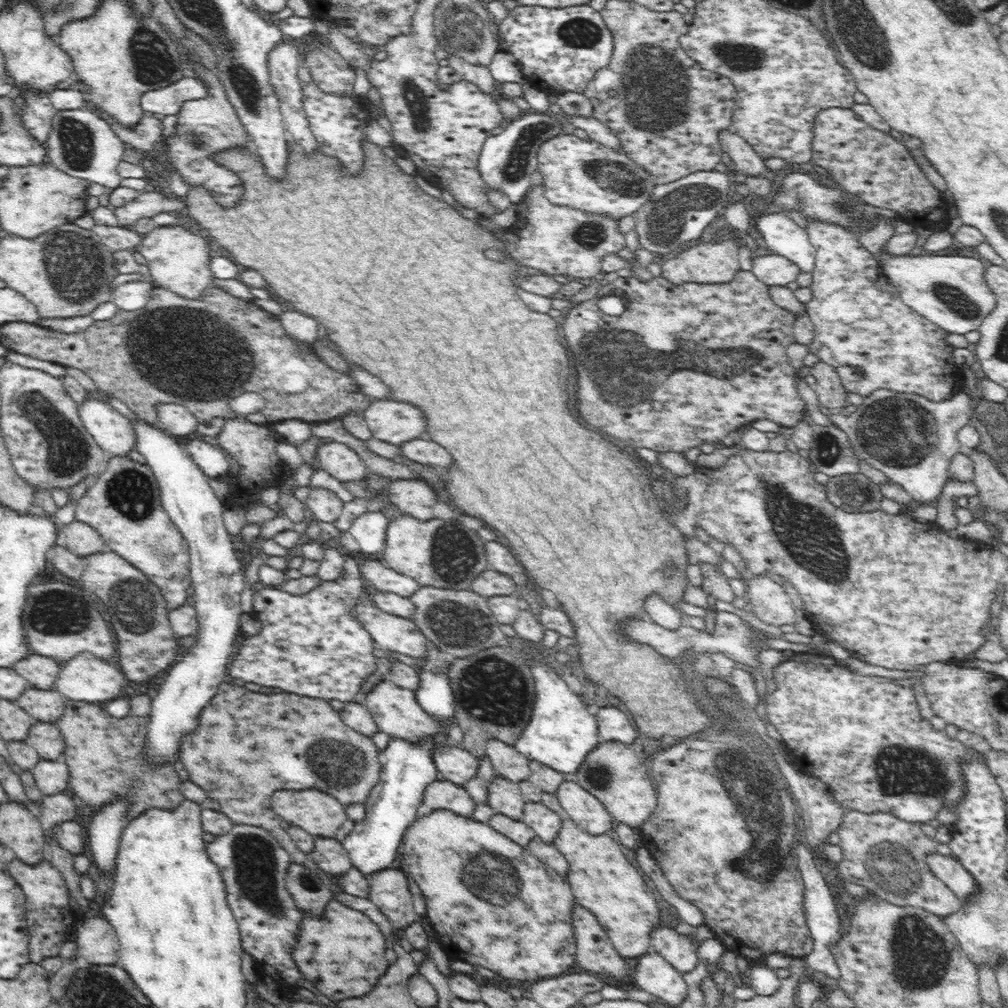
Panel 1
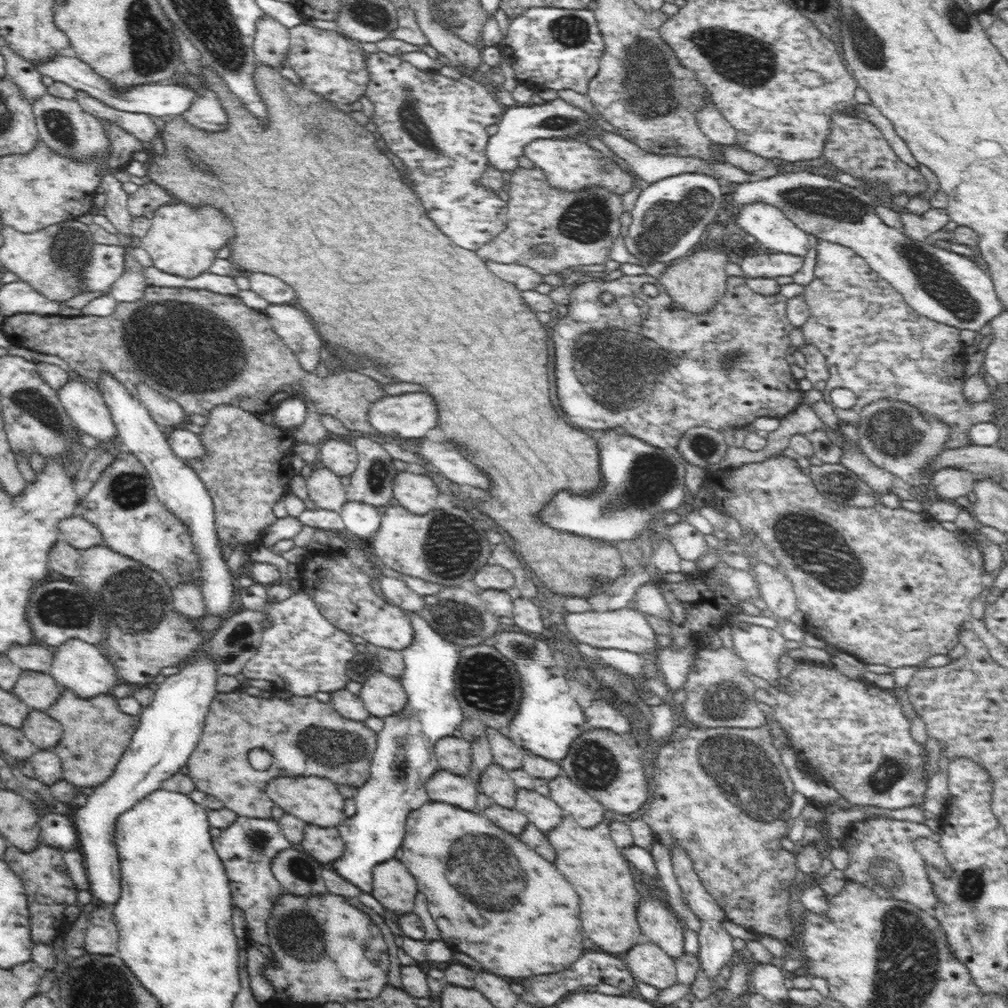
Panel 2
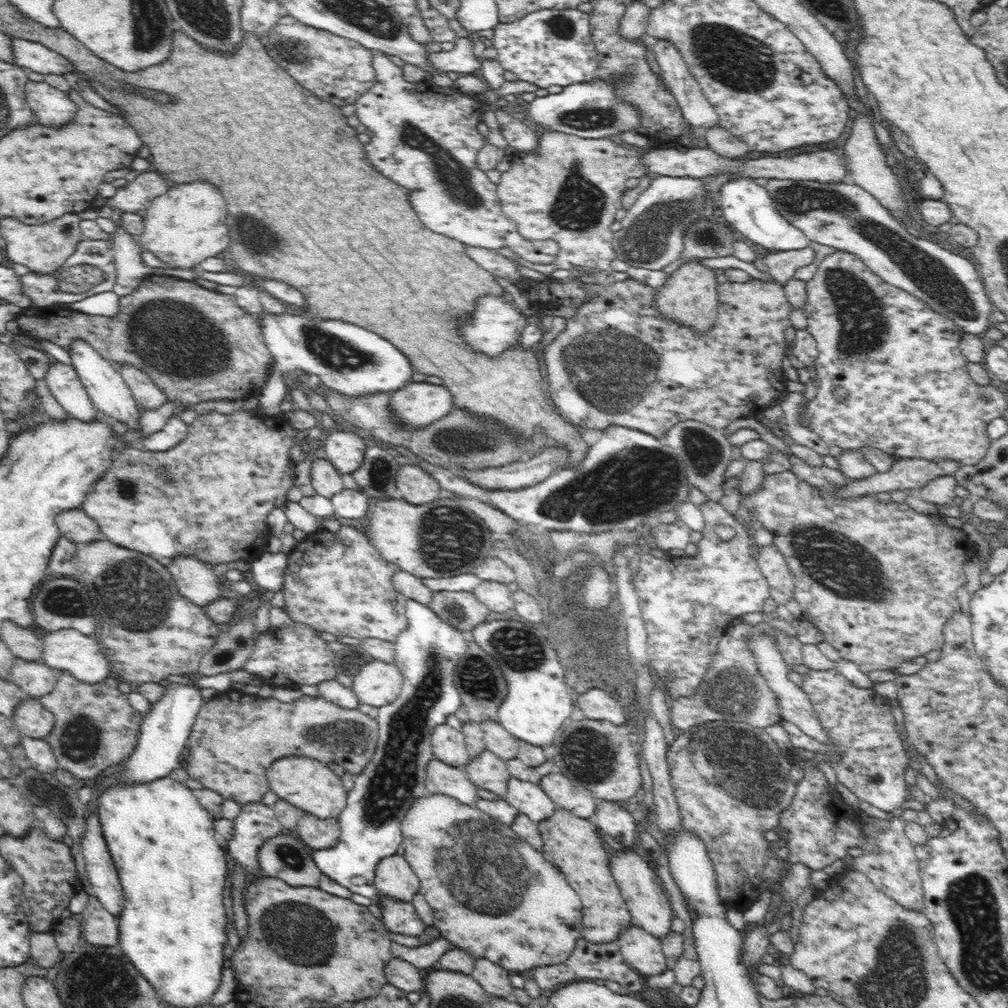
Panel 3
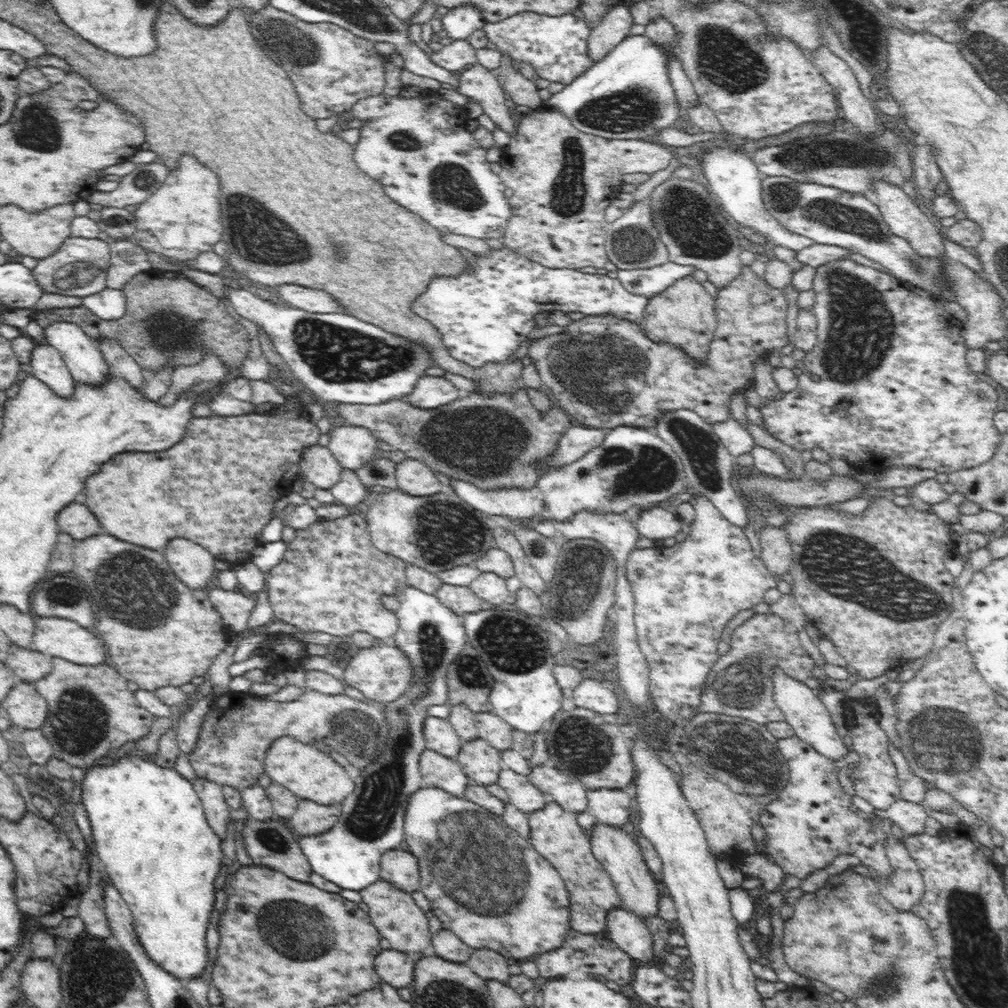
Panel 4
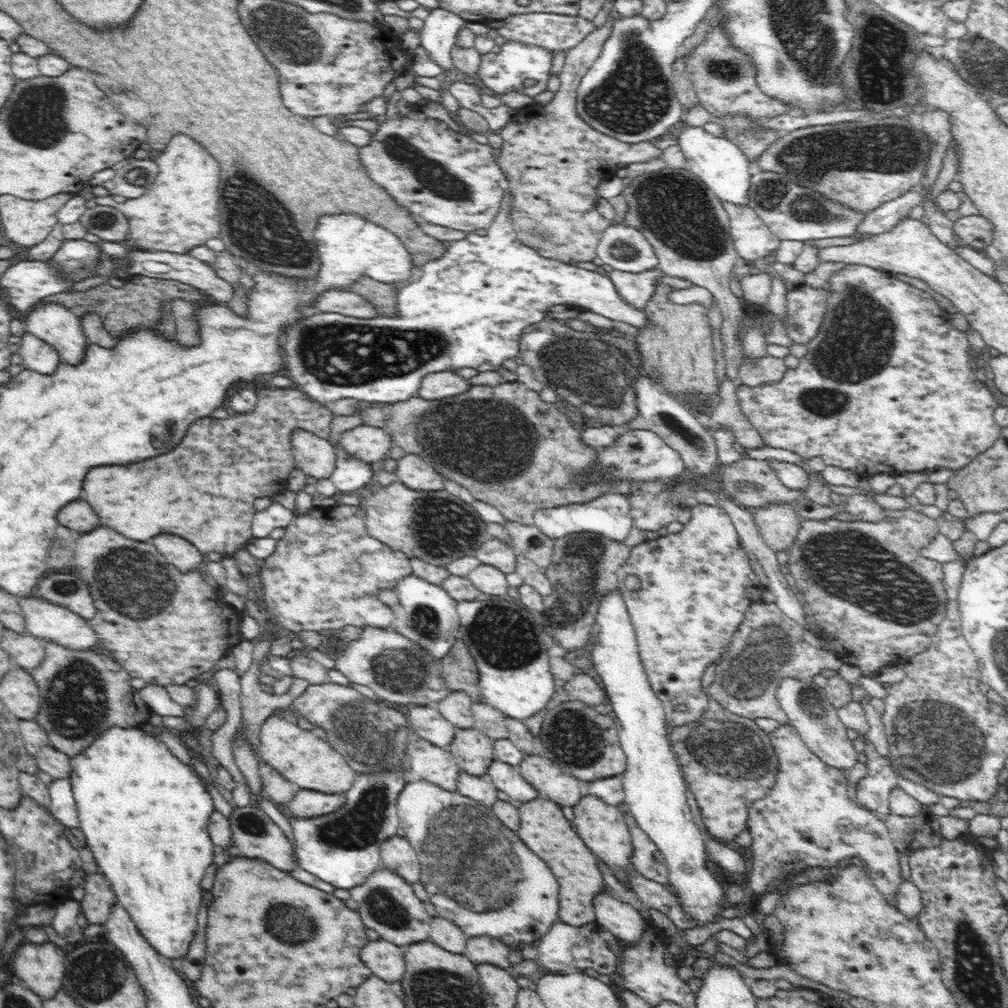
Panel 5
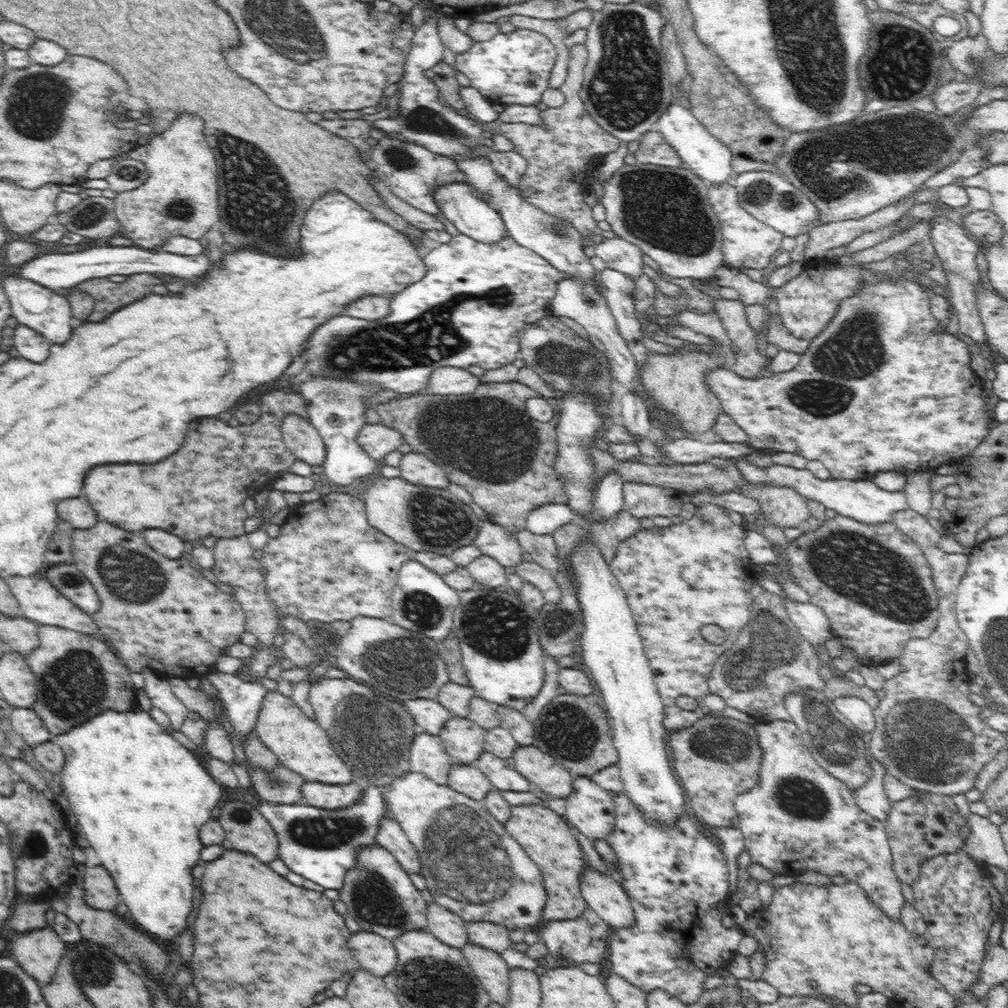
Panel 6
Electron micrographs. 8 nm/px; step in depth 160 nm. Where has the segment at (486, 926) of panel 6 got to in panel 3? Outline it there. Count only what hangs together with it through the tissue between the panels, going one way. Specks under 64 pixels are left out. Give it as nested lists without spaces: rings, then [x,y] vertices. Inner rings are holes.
[[[488,959],[475,960],[475,968],[471,976],[488,991],[490,996],[502,1000],[512,999],[512,985],[509,973],[504,968]]]

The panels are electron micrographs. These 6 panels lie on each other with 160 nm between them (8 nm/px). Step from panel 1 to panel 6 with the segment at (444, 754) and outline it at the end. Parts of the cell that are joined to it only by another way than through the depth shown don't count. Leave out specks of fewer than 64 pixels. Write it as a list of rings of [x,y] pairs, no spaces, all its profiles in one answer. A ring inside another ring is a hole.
[[[414,697],[401,703],[416,721],[418,730],[437,737],[442,732],[444,723],[451,717],[450,711],[435,699]]]

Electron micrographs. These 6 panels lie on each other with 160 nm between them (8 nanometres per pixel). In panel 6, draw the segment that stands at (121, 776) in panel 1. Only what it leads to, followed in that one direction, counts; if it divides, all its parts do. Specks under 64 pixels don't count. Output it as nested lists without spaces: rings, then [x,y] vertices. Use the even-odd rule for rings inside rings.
[[[48,625],[40,626],[37,634],[38,646],[27,654],[25,661],[37,682],[32,708],[52,736],[66,732],[102,710],[112,708],[122,713],[138,707],[137,688],[130,679],[130,670],[103,640]]]

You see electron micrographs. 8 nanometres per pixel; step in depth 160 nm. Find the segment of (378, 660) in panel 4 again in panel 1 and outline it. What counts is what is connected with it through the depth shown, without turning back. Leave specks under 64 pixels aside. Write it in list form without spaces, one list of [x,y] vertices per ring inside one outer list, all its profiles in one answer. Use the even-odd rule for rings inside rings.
[[[382,680],[366,695],[366,708],[370,711],[372,718],[376,721],[380,731],[385,732],[392,739],[404,739],[410,743],[417,743],[426,737],[435,737],[438,733],[446,735],[444,742],[436,742],[432,748],[434,754],[440,747],[452,744],[448,741],[446,728],[443,728],[437,718],[430,716],[416,700],[415,692],[400,688],[392,681]]]

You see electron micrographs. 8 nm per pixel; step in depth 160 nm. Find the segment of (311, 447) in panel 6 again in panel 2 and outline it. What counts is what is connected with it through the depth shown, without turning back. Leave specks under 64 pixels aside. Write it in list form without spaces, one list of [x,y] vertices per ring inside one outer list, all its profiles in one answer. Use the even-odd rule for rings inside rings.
[[[319,464],[313,468],[313,471],[307,478],[307,488],[309,498],[314,502],[316,507],[340,512],[342,505],[347,502],[346,487],[342,485],[340,477],[330,469]]]

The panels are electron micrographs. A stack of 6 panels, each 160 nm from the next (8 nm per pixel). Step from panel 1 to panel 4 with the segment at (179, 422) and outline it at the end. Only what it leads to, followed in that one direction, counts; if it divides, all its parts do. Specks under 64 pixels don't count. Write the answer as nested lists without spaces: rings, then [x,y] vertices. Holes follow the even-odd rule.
[[[102,339],[99,341],[100,353],[110,367],[111,375],[128,382],[133,388],[141,390],[147,383],[142,375],[142,368],[135,359],[122,349],[115,339]]]

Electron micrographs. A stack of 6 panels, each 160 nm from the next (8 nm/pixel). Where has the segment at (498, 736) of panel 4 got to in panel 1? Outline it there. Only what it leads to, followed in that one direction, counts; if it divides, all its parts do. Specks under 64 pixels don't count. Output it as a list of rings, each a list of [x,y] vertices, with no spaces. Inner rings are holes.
[[[496,739],[488,740],[486,756],[490,759],[496,776],[504,777],[516,784],[529,777],[529,758],[508,743]]]

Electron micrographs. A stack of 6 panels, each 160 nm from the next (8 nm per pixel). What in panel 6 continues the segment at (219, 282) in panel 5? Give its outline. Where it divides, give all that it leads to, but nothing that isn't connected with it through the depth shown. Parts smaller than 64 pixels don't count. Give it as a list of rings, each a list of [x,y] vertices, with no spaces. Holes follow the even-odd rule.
[[[100,246],[72,253],[44,253],[20,266],[20,277],[36,282],[50,290],[61,291],[72,289],[81,282],[93,278],[109,277],[112,274],[123,274],[127,277],[135,274],[151,274],[171,278],[179,276],[188,282],[198,280],[204,272],[212,268],[207,255],[182,256],[156,250],[150,252],[138,246]]]

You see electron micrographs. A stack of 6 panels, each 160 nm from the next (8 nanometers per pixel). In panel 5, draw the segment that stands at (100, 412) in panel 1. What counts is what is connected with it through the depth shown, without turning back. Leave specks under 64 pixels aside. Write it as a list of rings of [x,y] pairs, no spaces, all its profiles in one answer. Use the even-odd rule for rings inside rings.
[[[28,331],[21,336],[19,355],[27,370],[44,376],[52,376],[63,361],[54,347]]]

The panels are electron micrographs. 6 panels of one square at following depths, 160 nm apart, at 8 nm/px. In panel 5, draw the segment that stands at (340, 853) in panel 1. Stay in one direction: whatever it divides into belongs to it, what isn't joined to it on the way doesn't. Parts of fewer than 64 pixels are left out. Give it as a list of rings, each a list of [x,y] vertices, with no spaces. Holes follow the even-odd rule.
[[[300,789],[287,804],[285,813],[294,817],[317,817],[340,810],[347,793],[326,794],[310,789]]]

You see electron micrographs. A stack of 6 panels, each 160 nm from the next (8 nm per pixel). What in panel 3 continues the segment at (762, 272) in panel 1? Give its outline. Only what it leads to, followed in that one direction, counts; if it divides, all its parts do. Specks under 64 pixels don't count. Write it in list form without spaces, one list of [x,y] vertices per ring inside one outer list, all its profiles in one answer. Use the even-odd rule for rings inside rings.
[[[808,246],[800,250],[769,252],[763,262],[768,268],[766,273],[776,283],[784,284],[794,276],[796,270],[815,262],[815,256],[814,249]]]

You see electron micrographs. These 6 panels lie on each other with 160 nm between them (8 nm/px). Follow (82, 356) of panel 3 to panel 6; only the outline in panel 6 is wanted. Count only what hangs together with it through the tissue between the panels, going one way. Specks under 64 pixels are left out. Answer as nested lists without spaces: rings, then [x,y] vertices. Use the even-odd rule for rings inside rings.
[[[8,275],[3,279],[1,286],[9,300],[11,316],[14,316],[19,324],[44,335],[51,343],[66,343],[75,324],[67,297],[36,282],[22,278],[20,275]]]

